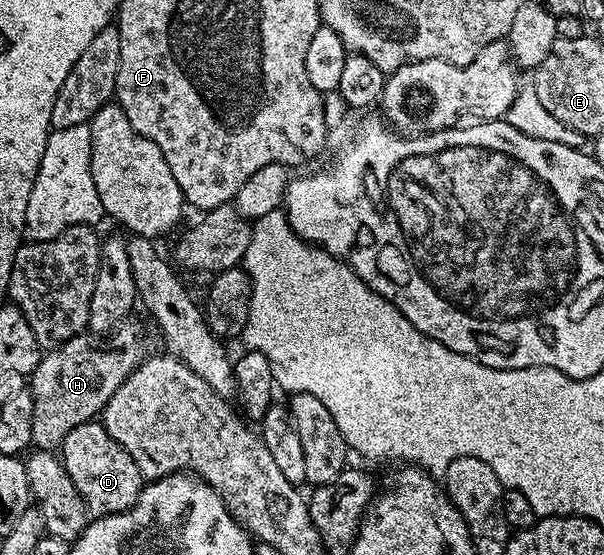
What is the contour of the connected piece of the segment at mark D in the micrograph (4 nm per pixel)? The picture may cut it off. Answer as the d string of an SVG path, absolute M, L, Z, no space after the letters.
M99 422L82 424L77 426L77 430L69 430L69 434L65 434L61 459L69 478L73 478L73 486L77 486L77 494L81 494L88 513L95 518L117 514L132 508L137 502L145 483L137 462L133 462L133 458L129 458L126 450L104 430L102 423Z

